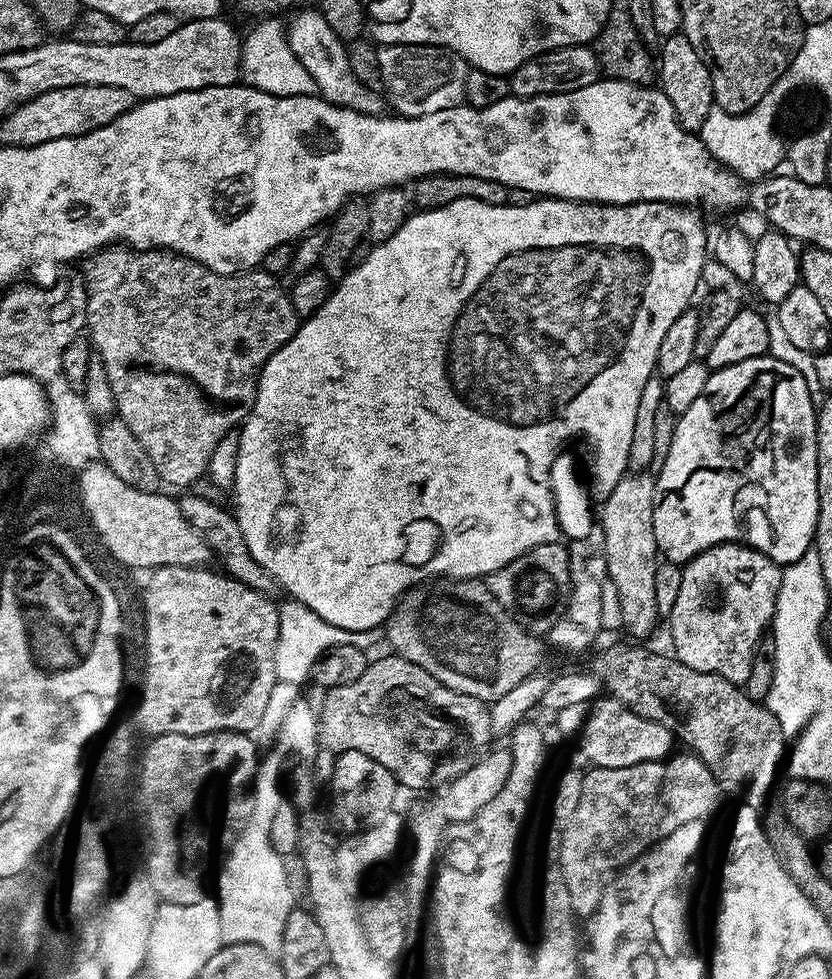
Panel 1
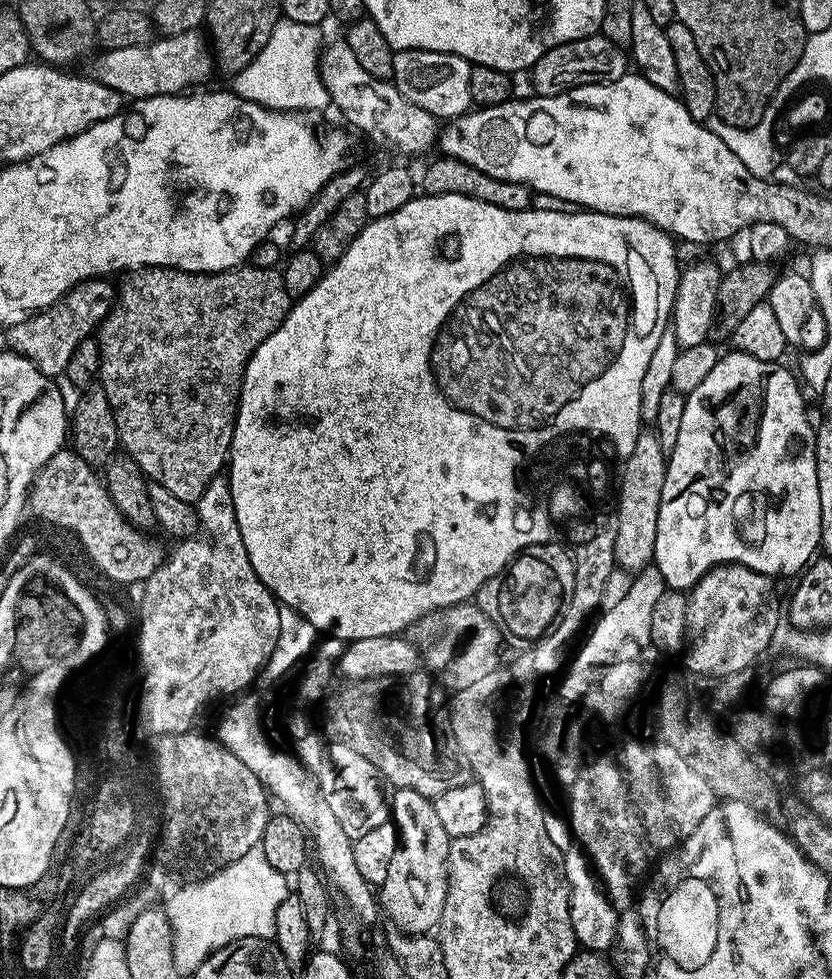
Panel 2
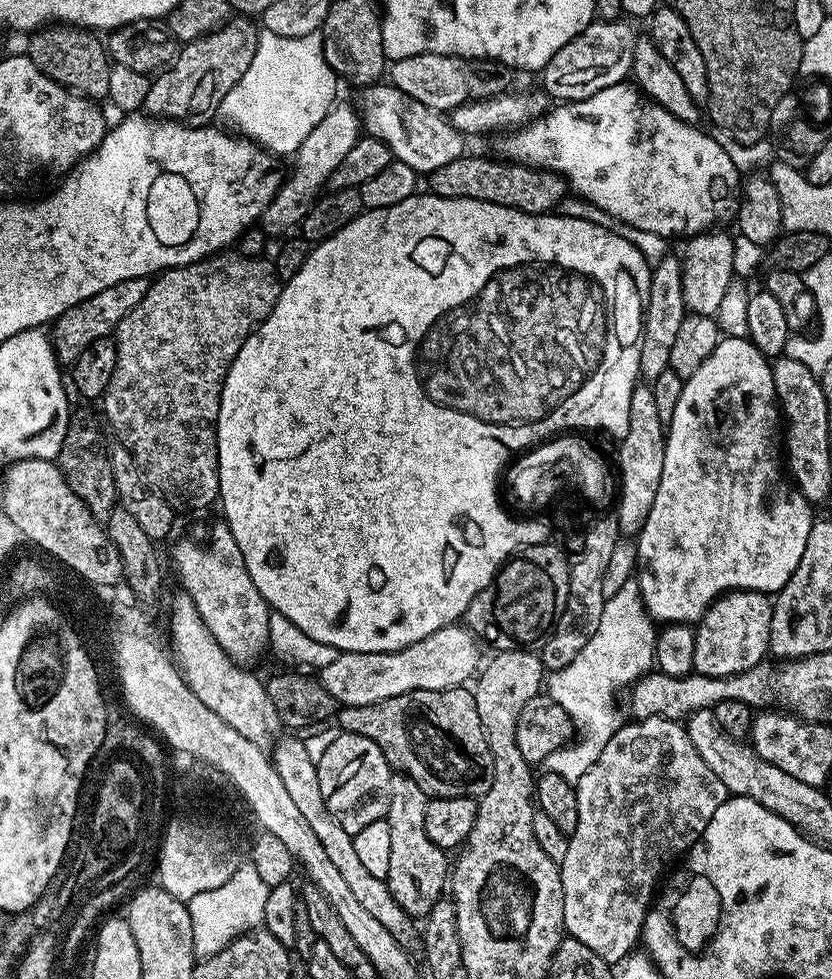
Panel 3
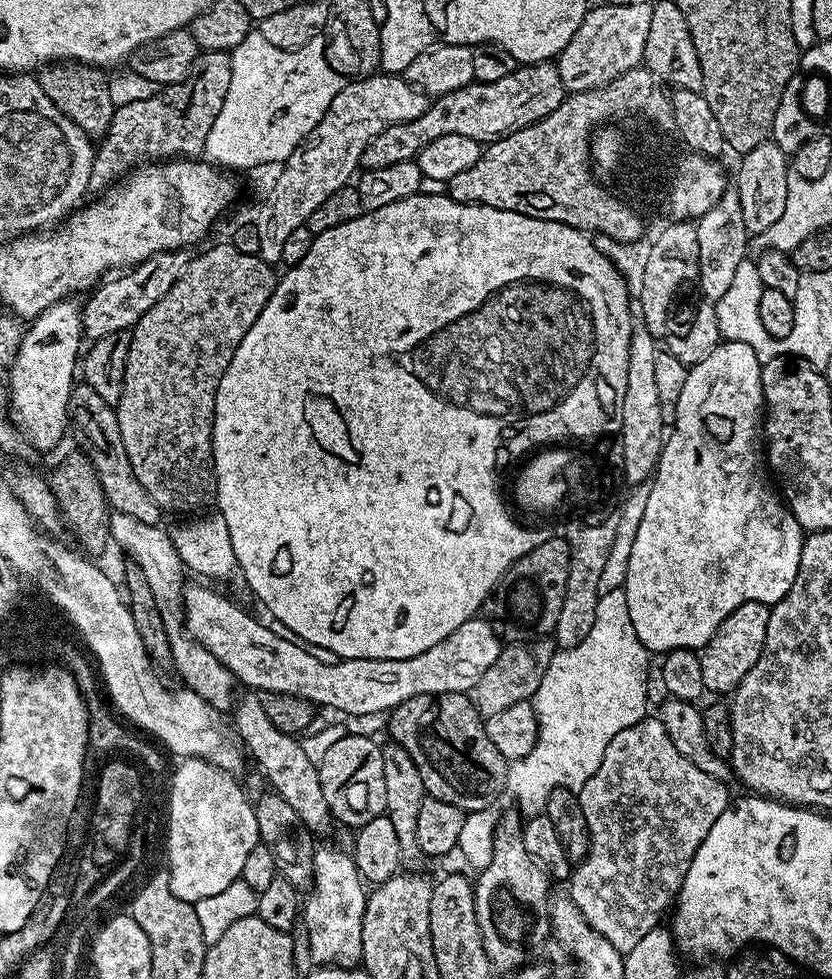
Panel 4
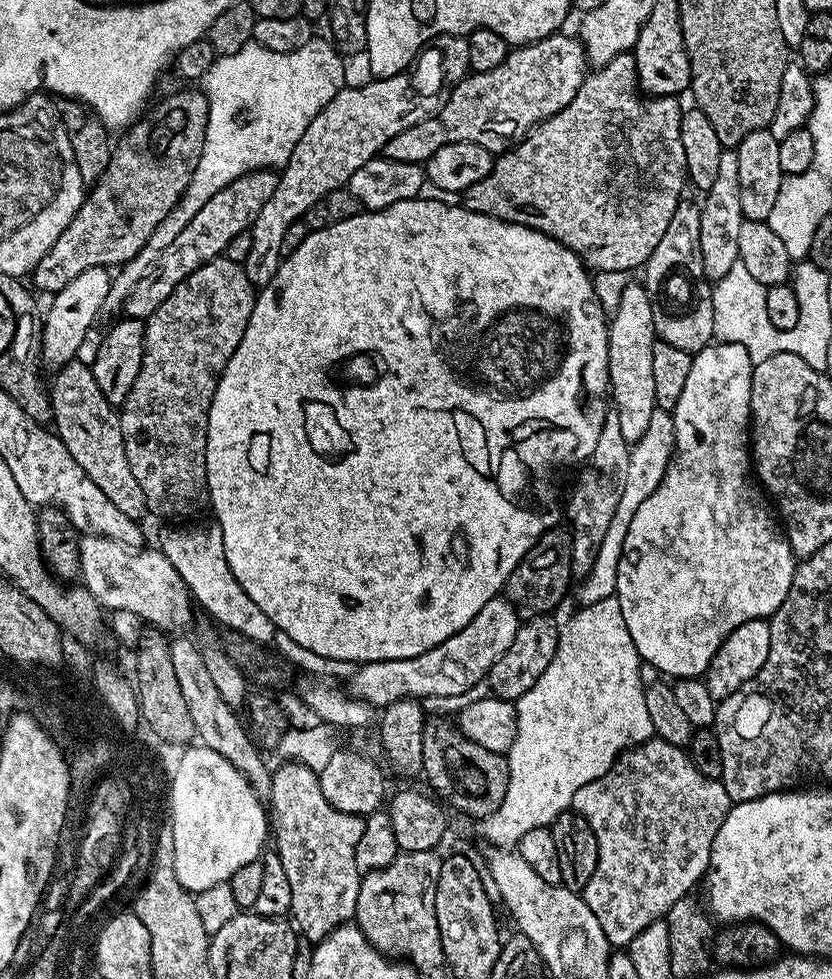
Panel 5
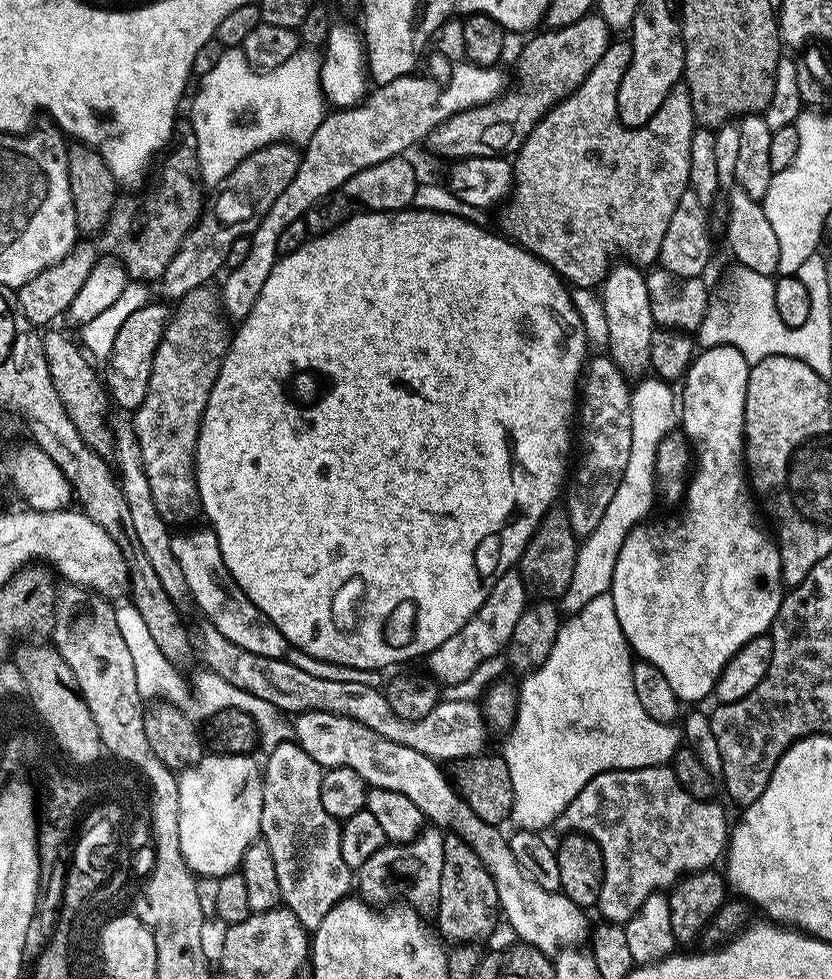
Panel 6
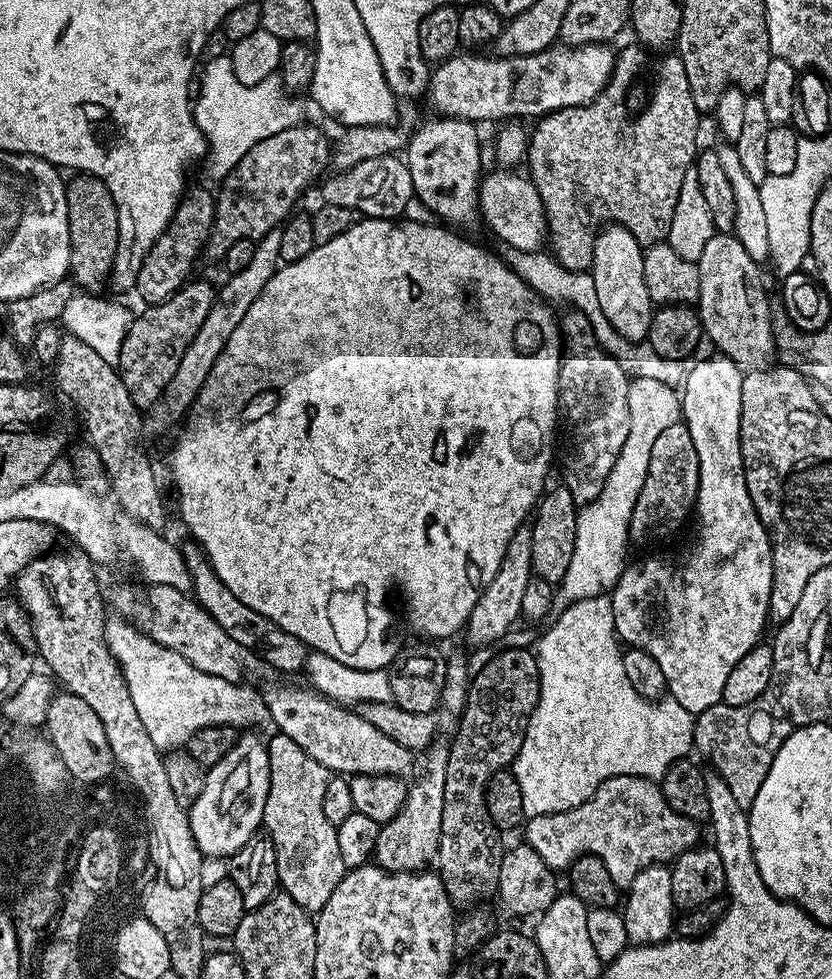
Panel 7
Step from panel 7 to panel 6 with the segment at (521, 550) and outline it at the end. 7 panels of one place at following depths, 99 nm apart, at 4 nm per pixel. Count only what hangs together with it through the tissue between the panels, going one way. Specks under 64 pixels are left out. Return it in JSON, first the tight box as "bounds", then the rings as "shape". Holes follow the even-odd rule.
{"bounds":[426,571,530,686],"shape":[[[519,571],[502,574],[502,578],[494,582],[486,602],[482,602],[482,606],[470,618],[470,622],[466,622],[466,626],[462,626],[462,630],[458,630],[454,638],[446,638],[442,646],[428,653],[426,663],[432,680],[440,686],[466,683],[487,660],[494,659],[499,652],[501,655],[507,649],[508,642],[514,634],[514,626],[518,626],[518,618],[522,618],[524,609],[529,607],[529,604],[530,597]]]}

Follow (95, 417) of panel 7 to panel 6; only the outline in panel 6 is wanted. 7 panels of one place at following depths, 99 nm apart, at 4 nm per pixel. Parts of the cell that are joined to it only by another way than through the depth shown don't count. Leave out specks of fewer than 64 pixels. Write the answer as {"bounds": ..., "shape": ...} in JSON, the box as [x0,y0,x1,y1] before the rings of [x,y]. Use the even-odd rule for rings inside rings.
{"bounds":[114,422,194,614],"shape":[[[128,422],[118,426],[116,424],[114,435],[114,459],[116,458],[114,468],[118,473],[120,489],[126,498],[126,506],[130,506],[130,518],[134,525],[134,534],[138,534],[138,546],[142,554],[146,554],[150,566],[154,566],[154,574],[158,574],[158,582],[162,582],[162,590],[170,594],[170,602],[174,602],[174,606],[180,613],[188,614],[188,611],[193,611],[194,608],[190,586],[187,585],[178,560],[174,558],[171,549],[173,533],[170,531],[170,526],[158,514],[158,506],[154,506],[154,498],[150,494],[150,482],[146,478],[144,463],[140,461],[138,438],[132,433],[131,423]]]}

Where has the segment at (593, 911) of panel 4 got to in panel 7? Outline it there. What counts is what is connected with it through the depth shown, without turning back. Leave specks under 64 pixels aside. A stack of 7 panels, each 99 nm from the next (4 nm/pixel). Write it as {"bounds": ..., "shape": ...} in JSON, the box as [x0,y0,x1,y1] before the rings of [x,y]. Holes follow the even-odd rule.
{"bounds":[523,776,701,890],"shape":[[[620,776],[603,781],[593,792],[593,796],[582,806],[574,806],[558,814],[542,814],[531,817],[523,825],[523,839],[553,870],[568,870],[580,856],[597,856],[606,862],[606,870],[610,870],[610,878],[614,878],[616,887],[627,890],[632,887],[634,878],[651,864],[667,865],[677,860],[686,850],[697,847],[700,840],[701,825],[697,821],[678,814],[666,802],[659,783],[649,780],[647,776]]]}

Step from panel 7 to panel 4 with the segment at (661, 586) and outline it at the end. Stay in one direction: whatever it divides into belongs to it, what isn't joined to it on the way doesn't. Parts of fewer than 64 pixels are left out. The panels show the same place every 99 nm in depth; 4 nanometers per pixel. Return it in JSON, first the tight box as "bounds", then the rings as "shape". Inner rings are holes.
{"bounds":[623,340,806,654],"shape":[[[724,340],[713,352],[706,354],[702,362],[689,367],[686,386],[678,398],[676,423],[672,430],[676,432],[667,433],[660,461],[647,485],[646,514],[638,526],[638,534],[634,534],[634,547],[630,550],[630,562],[626,562],[623,589],[626,594],[626,606],[630,606],[630,622],[634,622],[634,634],[638,634],[642,646],[648,649],[649,653],[663,654],[683,648],[702,650],[710,642],[710,638],[714,638],[718,626],[722,626],[722,622],[726,622],[726,618],[734,614],[738,606],[746,602],[762,602],[769,606],[776,604],[784,597],[786,590],[790,590],[794,582],[794,574],[798,574],[798,562],[802,558],[802,546],[806,533],[778,495],[770,479],[769,469],[765,461],[761,459],[762,444],[758,437],[762,432],[762,417],[766,409],[762,394],[760,366],[761,363],[750,346],[744,342]]]}

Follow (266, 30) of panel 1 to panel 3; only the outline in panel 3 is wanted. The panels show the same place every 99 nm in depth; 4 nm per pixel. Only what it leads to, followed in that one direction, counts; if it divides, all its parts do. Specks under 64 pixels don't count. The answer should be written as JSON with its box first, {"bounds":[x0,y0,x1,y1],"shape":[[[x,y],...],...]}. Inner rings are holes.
{"bounds":[219,31,338,157],"shape":[[[261,31],[258,38],[258,50],[254,50],[254,62],[246,66],[246,74],[226,94],[220,103],[219,115],[233,120],[255,143],[263,146],[277,157],[291,157],[306,142],[310,130],[326,118],[326,114],[337,103],[336,83],[338,77],[324,57],[324,37],[320,32],[302,34],[302,38],[282,38],[282,34],[270,34]]]}

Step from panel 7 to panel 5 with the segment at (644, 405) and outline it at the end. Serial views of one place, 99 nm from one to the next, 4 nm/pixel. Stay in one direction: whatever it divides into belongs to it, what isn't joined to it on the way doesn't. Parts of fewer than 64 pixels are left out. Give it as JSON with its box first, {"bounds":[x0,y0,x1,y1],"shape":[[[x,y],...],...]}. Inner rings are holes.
{"bounds":[575,410,676,605],"shape":[[[658,410],[650,418],[650,426],[646,426],[646,434],[642,434],[642,438],[636,444],[631,445],[630,466],[626,470],[626,486],[622,486],[622,498],[618,498],[618,506],[614,510],[614,518],[610,518],[610,530],[606,530],[606,538],[602,538],[602,546],[596,552],[594,566],[590,570],[590,574],[582,577],[579,581],[580,589],[578,589],[579,584],[575,589],[581,605],[602,602],[602,598],[610,598],[616,594],[616,587],[618,586],[618,558],[622,558],[622,546],[626,542],[626,530],[630,530],[630,518],[634,518],[635,512],[638,511],[638,506],[642,506],[642,502],[646,502],[646,498],[650,498],[650,494],[654,494],[654,490],[658,490],[658,486],[666,474],[668,463],[672,461],[672,454],[675,450],[676,431],[674,430],[672,413]]]}

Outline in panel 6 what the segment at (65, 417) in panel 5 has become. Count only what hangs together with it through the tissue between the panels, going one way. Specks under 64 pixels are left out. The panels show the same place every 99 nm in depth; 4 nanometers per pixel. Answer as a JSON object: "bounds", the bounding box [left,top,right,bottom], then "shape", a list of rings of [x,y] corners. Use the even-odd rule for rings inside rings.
{"bounds":[42,329,115,456],"shape":[[[47,329],[42,338],[42,352],[44,354],[44,369],[53,379],[54,390],[58,392],[58,398],[66,407],[70,420],[77,426],[82,440],[91,446],[93,452],[108,456],[115,451],[115,435],[111,425],[105,418],[106,408],[110,406],[107,391],[102,383],[99,373],[92,368],[92,363],[87,355],[62,332]]]}

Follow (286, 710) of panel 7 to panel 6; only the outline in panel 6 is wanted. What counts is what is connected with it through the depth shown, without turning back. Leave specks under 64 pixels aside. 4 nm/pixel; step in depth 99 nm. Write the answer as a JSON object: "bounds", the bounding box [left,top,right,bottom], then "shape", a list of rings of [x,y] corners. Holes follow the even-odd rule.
{"bounds":[294,712,589,954],"shape":[[[329,712],[299,713],[294,720],[294,739],[321,768],[349,768],[357,772],[369,788],[406,794],[406,798],[422,810],[425,821],[463,838],[474,854],[482,858],[486,870],[490,870],[498,890],[503,919],[508,919],[509,926],[516,931],[517,941],[555,954],[565,948],[583,945],[589,939],[589,913],[575,905],[562,891],[542,890],[538,882],[530,879],[518,866],[505,833],[500,833],[501,829],[495,824],[482,822],[482,818],[470,810],[468,801],[456,791],[453,781],[444,777],[440,769],[443,767],[437,761],[418,750],[410,750],[410,746],[390,742],[390,738],[382,738],[382,734],[374,734],[370,726],[362,726],[362,722],[354,718]]]}

